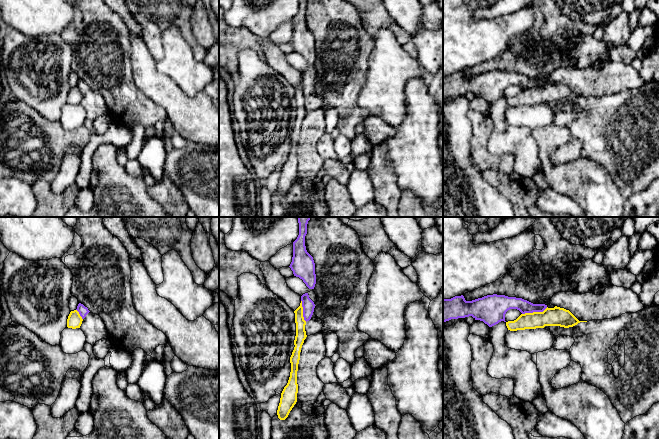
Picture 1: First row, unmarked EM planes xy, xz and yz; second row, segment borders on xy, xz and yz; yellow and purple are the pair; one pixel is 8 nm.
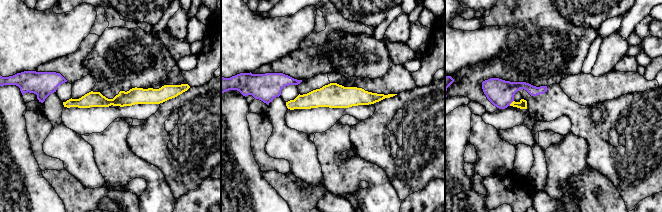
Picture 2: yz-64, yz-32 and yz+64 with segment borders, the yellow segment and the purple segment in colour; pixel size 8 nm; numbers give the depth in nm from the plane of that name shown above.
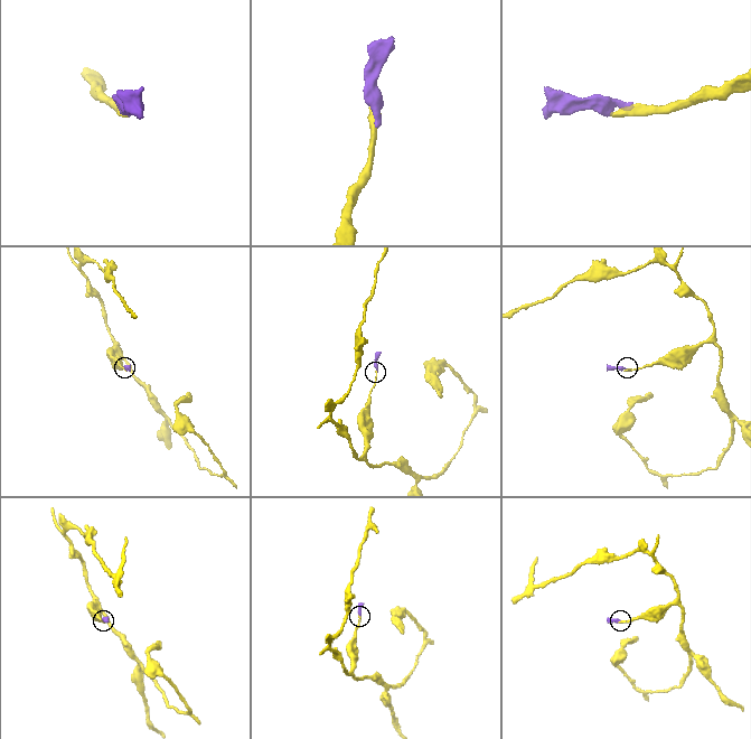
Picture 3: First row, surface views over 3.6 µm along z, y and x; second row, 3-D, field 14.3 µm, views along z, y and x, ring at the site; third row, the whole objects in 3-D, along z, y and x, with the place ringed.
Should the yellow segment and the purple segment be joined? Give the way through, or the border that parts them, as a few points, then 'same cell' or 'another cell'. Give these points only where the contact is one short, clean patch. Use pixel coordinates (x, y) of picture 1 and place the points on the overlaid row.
another cell

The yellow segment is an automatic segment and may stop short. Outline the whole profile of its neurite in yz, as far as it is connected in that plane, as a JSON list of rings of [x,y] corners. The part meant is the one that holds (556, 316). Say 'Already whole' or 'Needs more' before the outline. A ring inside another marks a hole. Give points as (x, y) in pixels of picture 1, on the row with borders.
Already whole. [[[555,306],[554,308],[547,307],[543,312],[521,314],[516,320],[506,322],[506,326],[510,331],[517,331],[525,329],[544,328],[545,326],[560,326],[564,328],[569,328],[577,325],[580,322],[587,322],[587,321],[579,321],[569,310]]]

